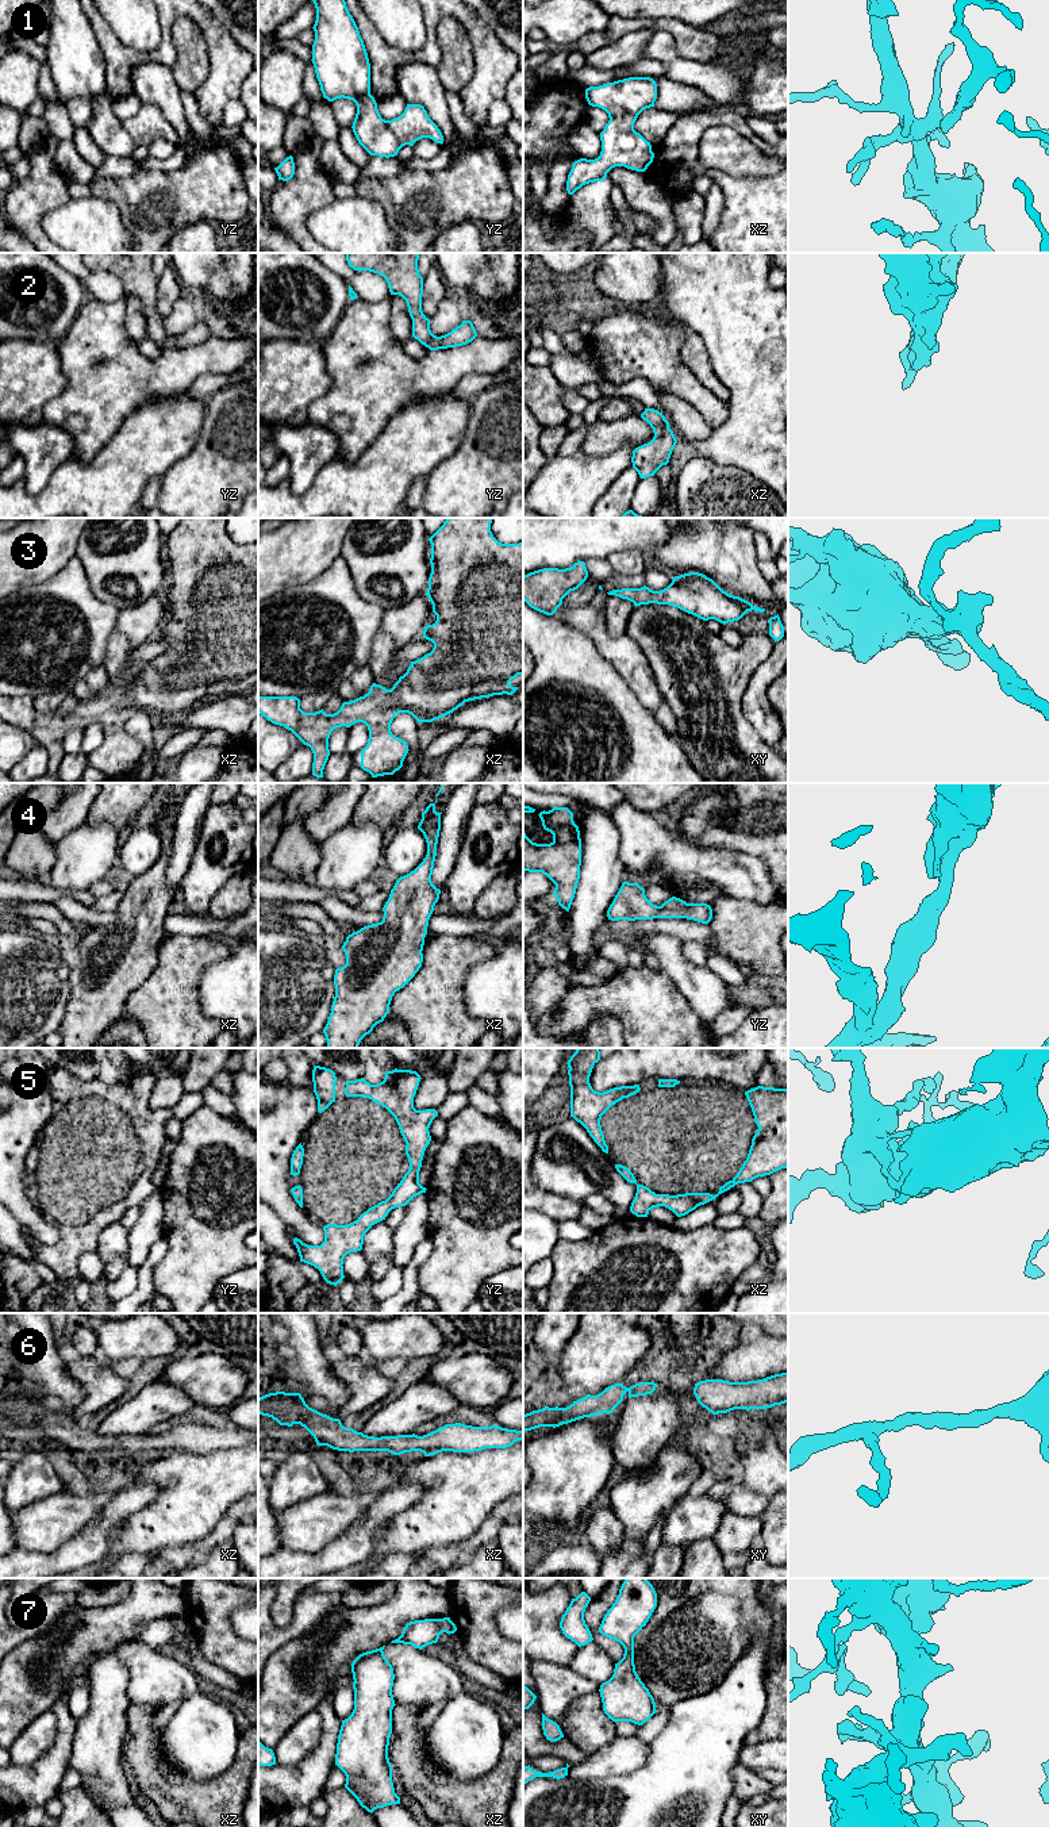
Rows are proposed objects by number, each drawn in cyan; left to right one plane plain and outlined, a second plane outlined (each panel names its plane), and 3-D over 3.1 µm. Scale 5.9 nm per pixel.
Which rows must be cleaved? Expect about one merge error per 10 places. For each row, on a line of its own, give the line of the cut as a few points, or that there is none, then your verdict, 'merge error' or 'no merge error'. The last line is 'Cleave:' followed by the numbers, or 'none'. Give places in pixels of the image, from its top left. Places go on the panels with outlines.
1: no cut | no merge error
2: no cut | no merge error
3: no cut | no merge error
4: no cut | no merge error
5: no cut | no merge error
6: no cut | no merge error
7: no cut | no merge error
Cleave: none

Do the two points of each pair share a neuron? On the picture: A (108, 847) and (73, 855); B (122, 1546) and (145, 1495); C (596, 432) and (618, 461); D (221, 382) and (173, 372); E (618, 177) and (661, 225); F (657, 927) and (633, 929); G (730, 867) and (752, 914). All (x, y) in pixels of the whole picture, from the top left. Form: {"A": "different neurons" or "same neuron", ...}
{"A": "same neuron", "B": "different neurons", "C": "different neurons", "D": "different neurons", "E": "same neuron", "F": "same neuron", "G": "different neurons"}

